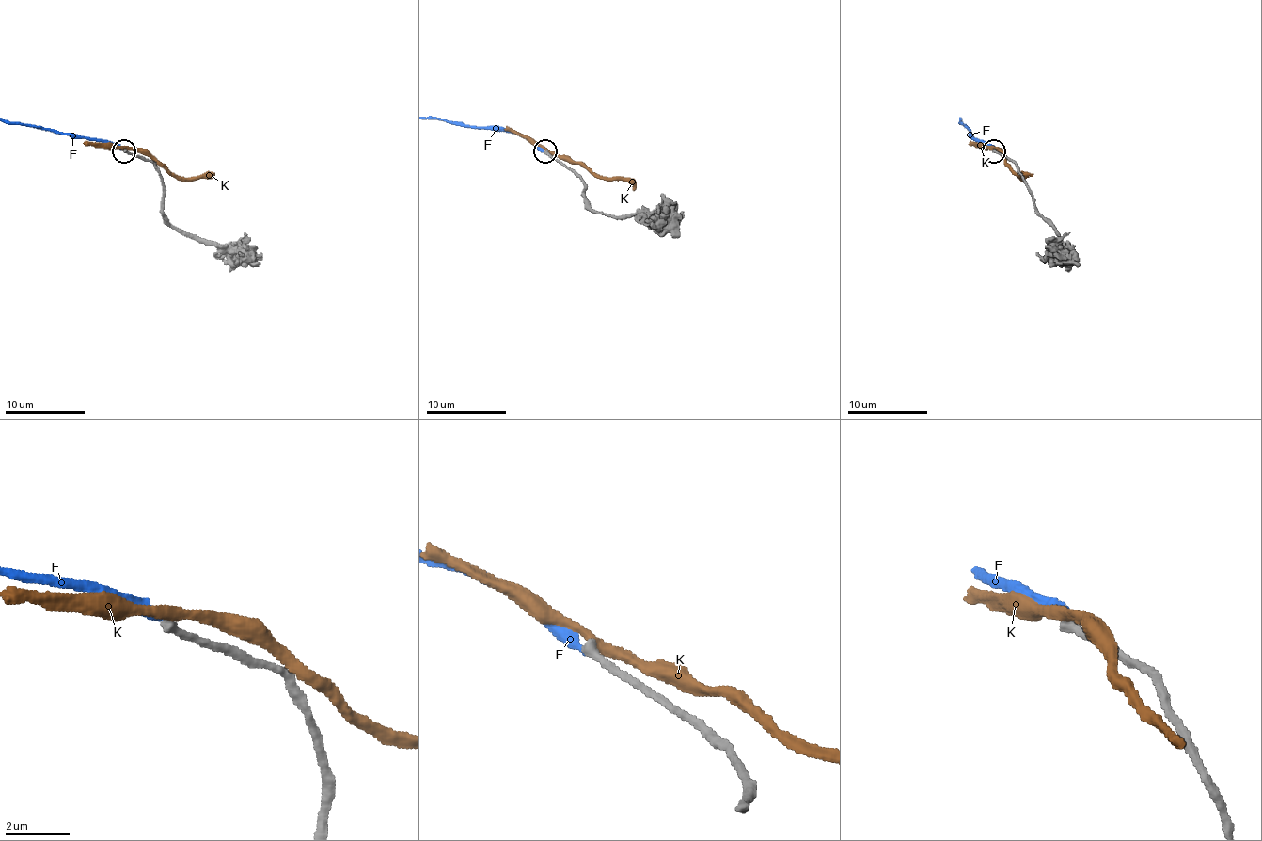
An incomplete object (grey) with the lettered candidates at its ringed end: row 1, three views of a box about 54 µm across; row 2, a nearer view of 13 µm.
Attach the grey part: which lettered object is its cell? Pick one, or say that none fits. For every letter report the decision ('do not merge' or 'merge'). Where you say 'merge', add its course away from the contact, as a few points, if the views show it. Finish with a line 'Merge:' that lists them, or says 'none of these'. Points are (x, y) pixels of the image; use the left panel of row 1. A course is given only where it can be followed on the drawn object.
F: do not merge
K: do not merge
Merge: none of these

